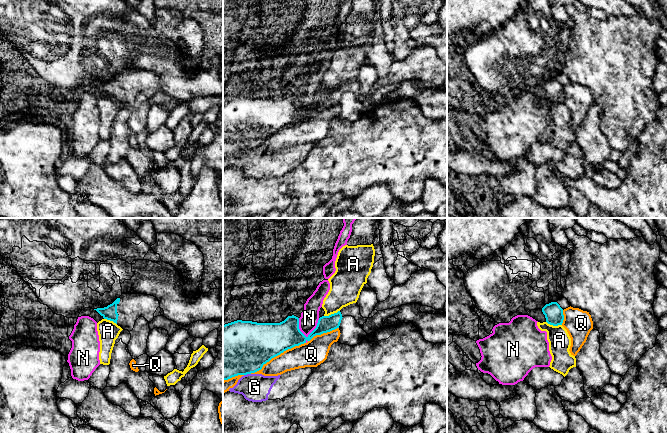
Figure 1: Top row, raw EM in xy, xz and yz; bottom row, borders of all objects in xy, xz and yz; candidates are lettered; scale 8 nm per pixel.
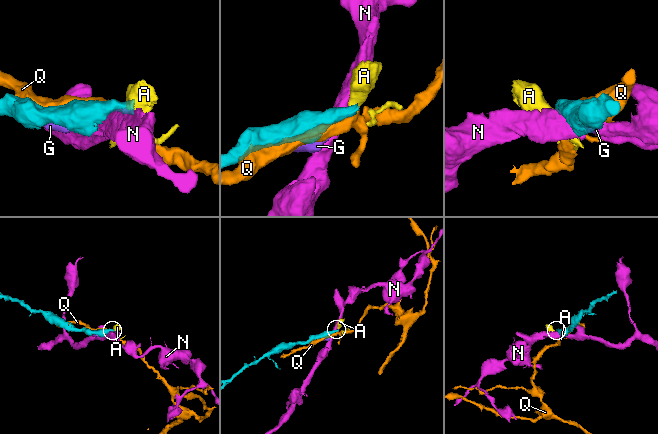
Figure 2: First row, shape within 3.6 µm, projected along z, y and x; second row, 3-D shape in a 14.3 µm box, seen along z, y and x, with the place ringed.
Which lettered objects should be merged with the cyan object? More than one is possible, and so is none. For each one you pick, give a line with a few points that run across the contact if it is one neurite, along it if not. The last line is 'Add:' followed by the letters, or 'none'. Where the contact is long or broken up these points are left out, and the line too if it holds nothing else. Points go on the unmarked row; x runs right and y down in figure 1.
Add: none

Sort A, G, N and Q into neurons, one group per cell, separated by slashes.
A / G / N / Q

